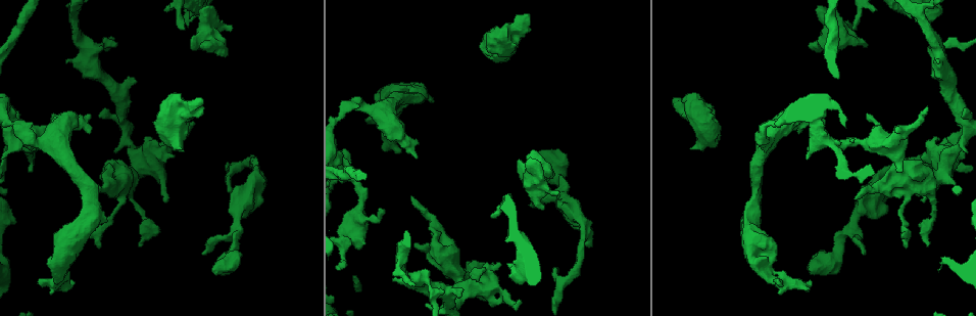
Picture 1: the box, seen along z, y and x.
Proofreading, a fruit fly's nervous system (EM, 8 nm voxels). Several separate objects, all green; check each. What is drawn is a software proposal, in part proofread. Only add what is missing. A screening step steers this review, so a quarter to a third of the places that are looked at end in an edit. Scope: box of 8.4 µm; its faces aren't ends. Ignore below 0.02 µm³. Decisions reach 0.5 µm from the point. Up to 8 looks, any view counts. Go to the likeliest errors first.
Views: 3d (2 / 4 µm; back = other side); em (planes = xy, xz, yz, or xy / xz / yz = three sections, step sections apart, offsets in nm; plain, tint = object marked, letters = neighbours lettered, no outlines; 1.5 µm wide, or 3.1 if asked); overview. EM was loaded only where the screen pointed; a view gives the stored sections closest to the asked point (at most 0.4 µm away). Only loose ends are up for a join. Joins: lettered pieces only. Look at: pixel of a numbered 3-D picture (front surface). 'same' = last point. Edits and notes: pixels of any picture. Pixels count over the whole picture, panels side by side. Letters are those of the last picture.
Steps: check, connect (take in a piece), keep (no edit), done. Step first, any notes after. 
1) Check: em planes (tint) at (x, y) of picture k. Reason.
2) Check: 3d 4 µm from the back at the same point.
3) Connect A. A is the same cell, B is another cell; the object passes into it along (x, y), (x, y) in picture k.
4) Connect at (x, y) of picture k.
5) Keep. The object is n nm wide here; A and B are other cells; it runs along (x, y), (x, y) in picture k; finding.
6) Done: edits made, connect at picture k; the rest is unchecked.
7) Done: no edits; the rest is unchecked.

Check: em yz step 8 (tint) at (531, 205) of picture 1. An open end.

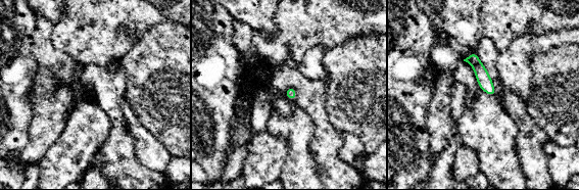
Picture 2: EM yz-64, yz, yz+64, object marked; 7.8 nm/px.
Check: em yz step 8 (letters) at the same point. What lies round it.

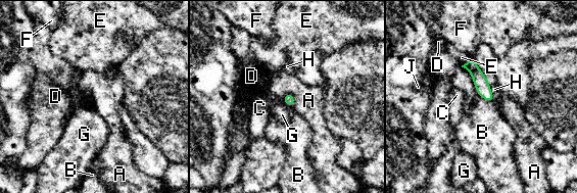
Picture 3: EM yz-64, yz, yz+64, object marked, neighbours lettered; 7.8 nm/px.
Keep. The longest contact is with B, 380 nm; A, B, C, D, E, F, G, H and J are other cells; a border runs along (287, 92), (293, 96), (293, 105) in picture 3; no lettered piece goes on from it.

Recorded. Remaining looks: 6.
Check: em planes (tint) at (551, 172) of picture 1. Thick end.

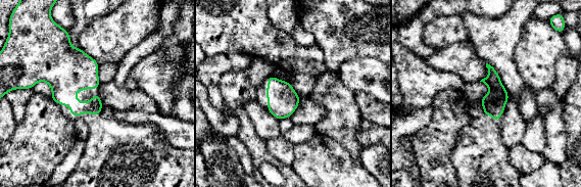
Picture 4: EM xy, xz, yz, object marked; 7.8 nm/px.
Check: em planes (letters) at the same point. What lies round it.

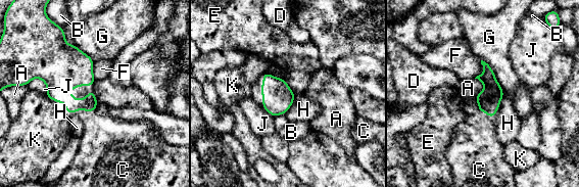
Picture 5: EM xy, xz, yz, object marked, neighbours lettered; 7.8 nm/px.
Connect C. C is the same cell, A, B, D, E, F, G, H, J and K are other cells; the object passes into it along (488, 99), (489, 117), (474, 144) in picture 5; the neuron continues.

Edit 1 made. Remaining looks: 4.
Check: em xy step 4 (tint) at (692, 149) of picture 1.

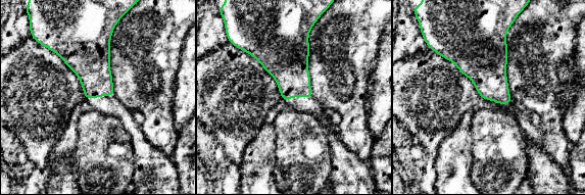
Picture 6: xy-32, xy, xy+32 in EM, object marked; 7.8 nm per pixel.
Check: em planes (letters) at the same point. Cut it another way.

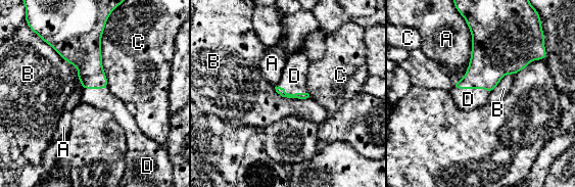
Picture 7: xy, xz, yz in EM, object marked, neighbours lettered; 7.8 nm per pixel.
Connect D. D is the same cell, A, B and C are other cells; the object passes into it along (489, 61), (472, 88), (468, 99) in picture 7; the neuron continues.

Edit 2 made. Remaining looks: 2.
Done: edits made, connect at picture 5, connect at picture 7; the rest is unchecked.

